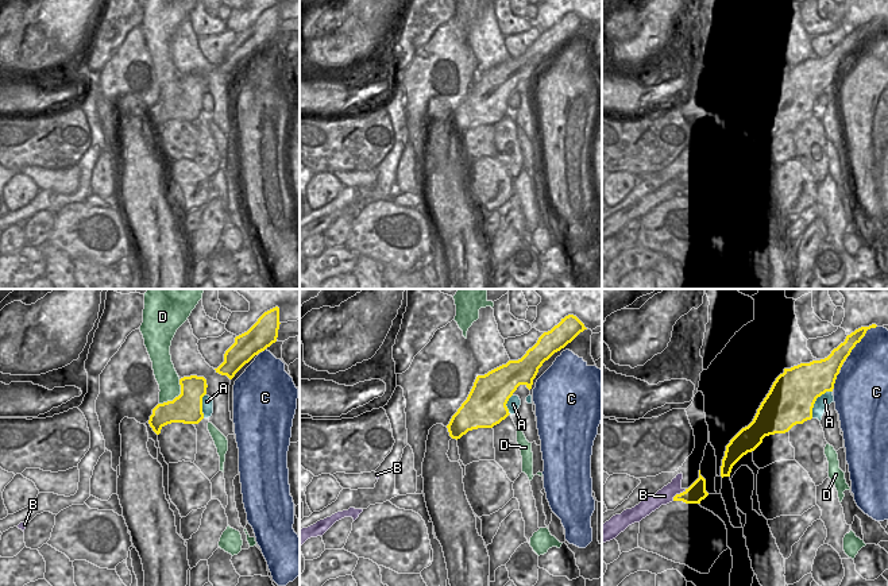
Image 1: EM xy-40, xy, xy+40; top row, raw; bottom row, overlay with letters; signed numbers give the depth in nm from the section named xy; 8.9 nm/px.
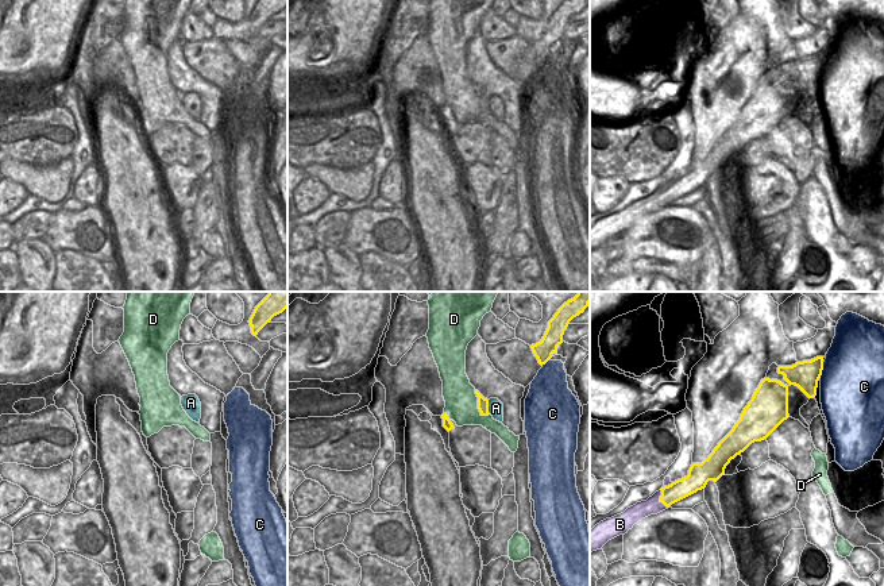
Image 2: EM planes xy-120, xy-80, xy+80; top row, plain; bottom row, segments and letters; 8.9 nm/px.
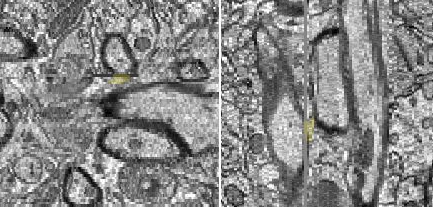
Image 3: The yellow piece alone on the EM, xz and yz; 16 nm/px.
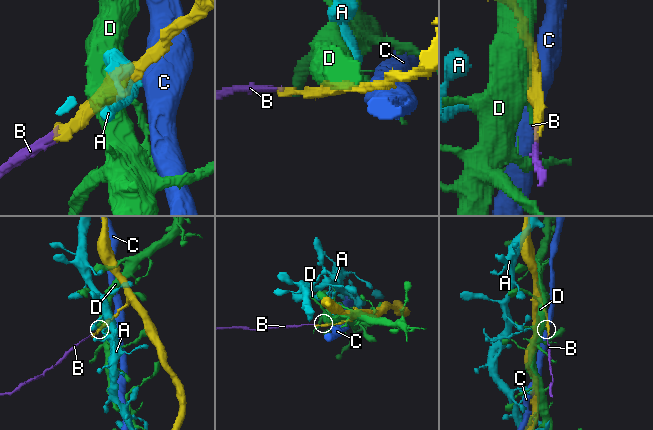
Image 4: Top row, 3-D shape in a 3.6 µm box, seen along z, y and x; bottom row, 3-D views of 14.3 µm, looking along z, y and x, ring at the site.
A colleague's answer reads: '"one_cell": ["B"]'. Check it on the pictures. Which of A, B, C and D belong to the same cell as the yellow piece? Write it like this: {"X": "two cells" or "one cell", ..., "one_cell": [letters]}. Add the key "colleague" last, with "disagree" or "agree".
{"A": "two cells", "B": "one cell", "C": "two cells", "D": "two cells", "one_cell": ["B"], "colleague": "agree"}

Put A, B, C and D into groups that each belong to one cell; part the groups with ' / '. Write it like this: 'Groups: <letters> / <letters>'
Groups: A / B / C / D

